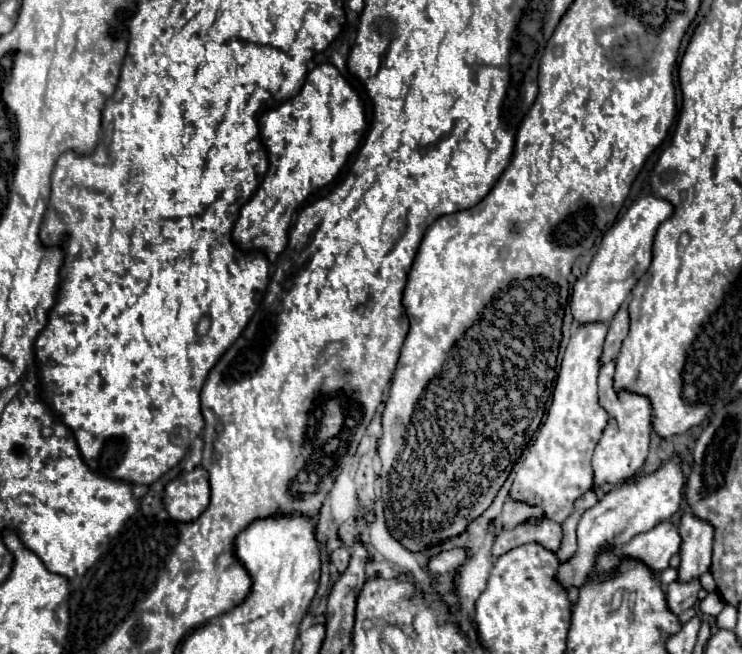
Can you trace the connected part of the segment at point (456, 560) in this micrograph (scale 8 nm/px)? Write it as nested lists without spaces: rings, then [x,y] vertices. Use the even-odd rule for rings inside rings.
[[[456,548],[456,550],[442,552],[436,558],[432,558],[428,568],[432,574],[450,574],[450,572],[460,570],[464,566],[464,562],[466,562],[466,550]]]

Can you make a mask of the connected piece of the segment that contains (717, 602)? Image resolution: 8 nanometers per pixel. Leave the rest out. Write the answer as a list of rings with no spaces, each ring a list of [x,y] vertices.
[[[708,592],[708,596],[700,602],[700,610],[706,616],[718,616],[724,610],[724,606],[726,604],[720,600],[720,594],[718,592]]]

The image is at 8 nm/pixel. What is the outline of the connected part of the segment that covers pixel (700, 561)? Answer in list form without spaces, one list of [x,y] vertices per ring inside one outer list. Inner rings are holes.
[[[684,514],[678,530],[682,538],[678,582],[692,582],[710,570],[714,528],[692,514]]]

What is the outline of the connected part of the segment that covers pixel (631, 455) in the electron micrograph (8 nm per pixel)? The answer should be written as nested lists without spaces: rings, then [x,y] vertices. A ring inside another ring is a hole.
[[[608,362],[602,366],[598,376],[598,398],[600,406],[608,412],[608,426],[604,428],[604,434],[594,450],[592,456],[592,468],[594,468],[594,484],[622,484],[632,480],[640,468],[646,462],[648,446],[650,446],[650,420],[652,420],[652,408],[646,396],[630,394],[630,392],[616,392],[612,386],[614,376],[614,362]]]

